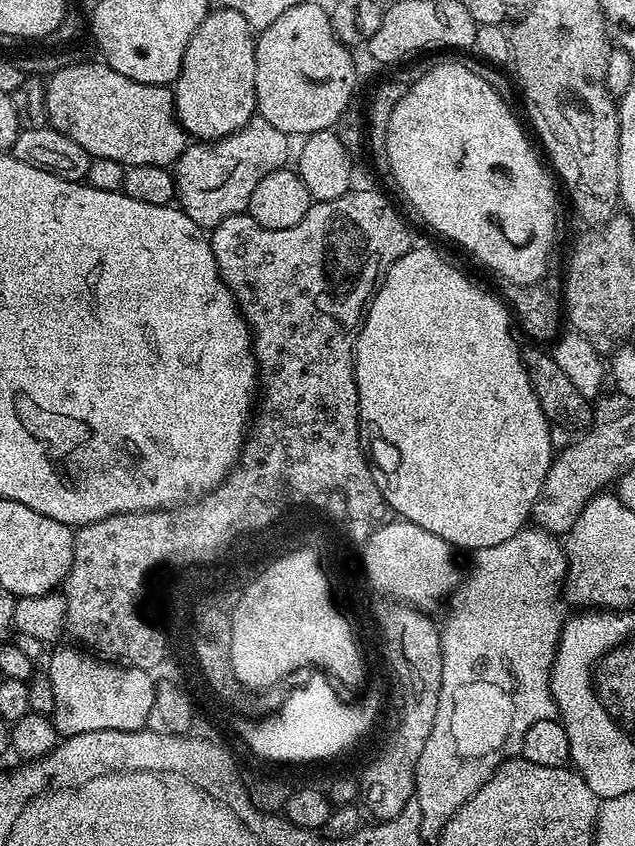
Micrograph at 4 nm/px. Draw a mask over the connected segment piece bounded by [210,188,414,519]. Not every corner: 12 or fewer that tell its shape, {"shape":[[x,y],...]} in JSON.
{"shape":[[380,192],[211,229],[262,399],[228,488],[345,482],[356,337],[414,240]]}

